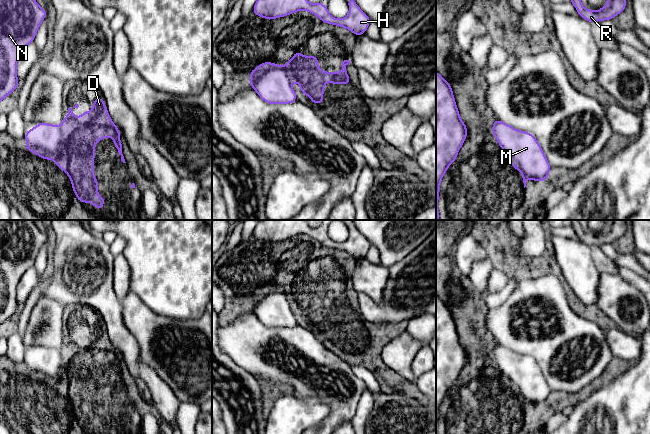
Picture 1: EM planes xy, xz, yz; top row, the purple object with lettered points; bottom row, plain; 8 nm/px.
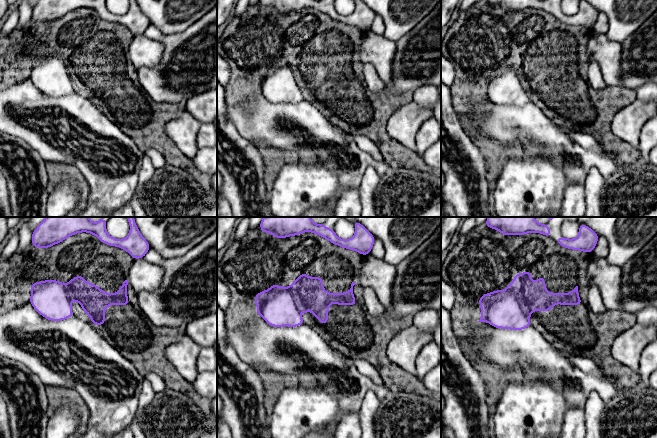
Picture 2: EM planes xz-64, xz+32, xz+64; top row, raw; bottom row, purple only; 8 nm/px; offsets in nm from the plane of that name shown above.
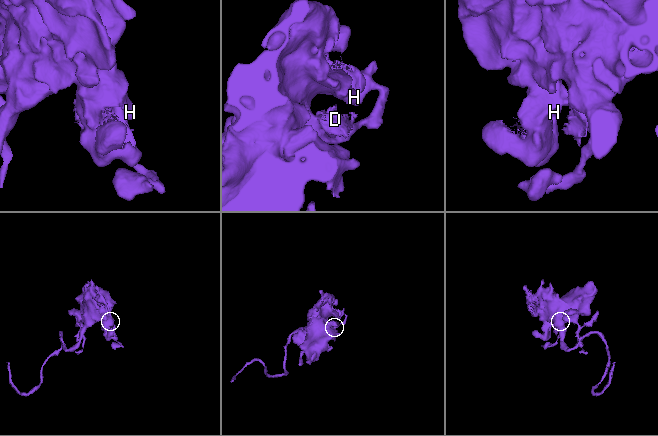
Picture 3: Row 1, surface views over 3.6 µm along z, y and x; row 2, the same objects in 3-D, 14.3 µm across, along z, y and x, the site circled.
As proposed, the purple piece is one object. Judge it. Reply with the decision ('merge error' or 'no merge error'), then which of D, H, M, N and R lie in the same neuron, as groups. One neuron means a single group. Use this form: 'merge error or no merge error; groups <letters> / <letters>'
merge error; groups D / H M N R

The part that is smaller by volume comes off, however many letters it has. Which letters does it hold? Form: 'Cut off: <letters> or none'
Cut off: D

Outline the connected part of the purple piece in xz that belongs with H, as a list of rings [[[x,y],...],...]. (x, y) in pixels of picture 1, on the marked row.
[[[256,0],[253,13],[269,21],[297,11],[308,11],[327,24],[346,28],[357,36],[365,34],[371,22],[370,18],[354,0],[348,0],[347,3],[349,13],[342,19],[331,16],[328,7],[324,6],[321,1],[310,3],[308,0]]]

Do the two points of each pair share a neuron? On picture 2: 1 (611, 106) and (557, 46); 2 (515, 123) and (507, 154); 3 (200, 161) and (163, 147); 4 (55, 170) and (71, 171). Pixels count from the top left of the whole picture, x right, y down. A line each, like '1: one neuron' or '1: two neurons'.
1: one neuron
2: two neurons
3: two neurons
4: one neuron

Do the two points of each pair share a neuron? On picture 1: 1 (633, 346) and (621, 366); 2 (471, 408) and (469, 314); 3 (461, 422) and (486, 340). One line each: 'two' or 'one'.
1: two
2: one
3: one

